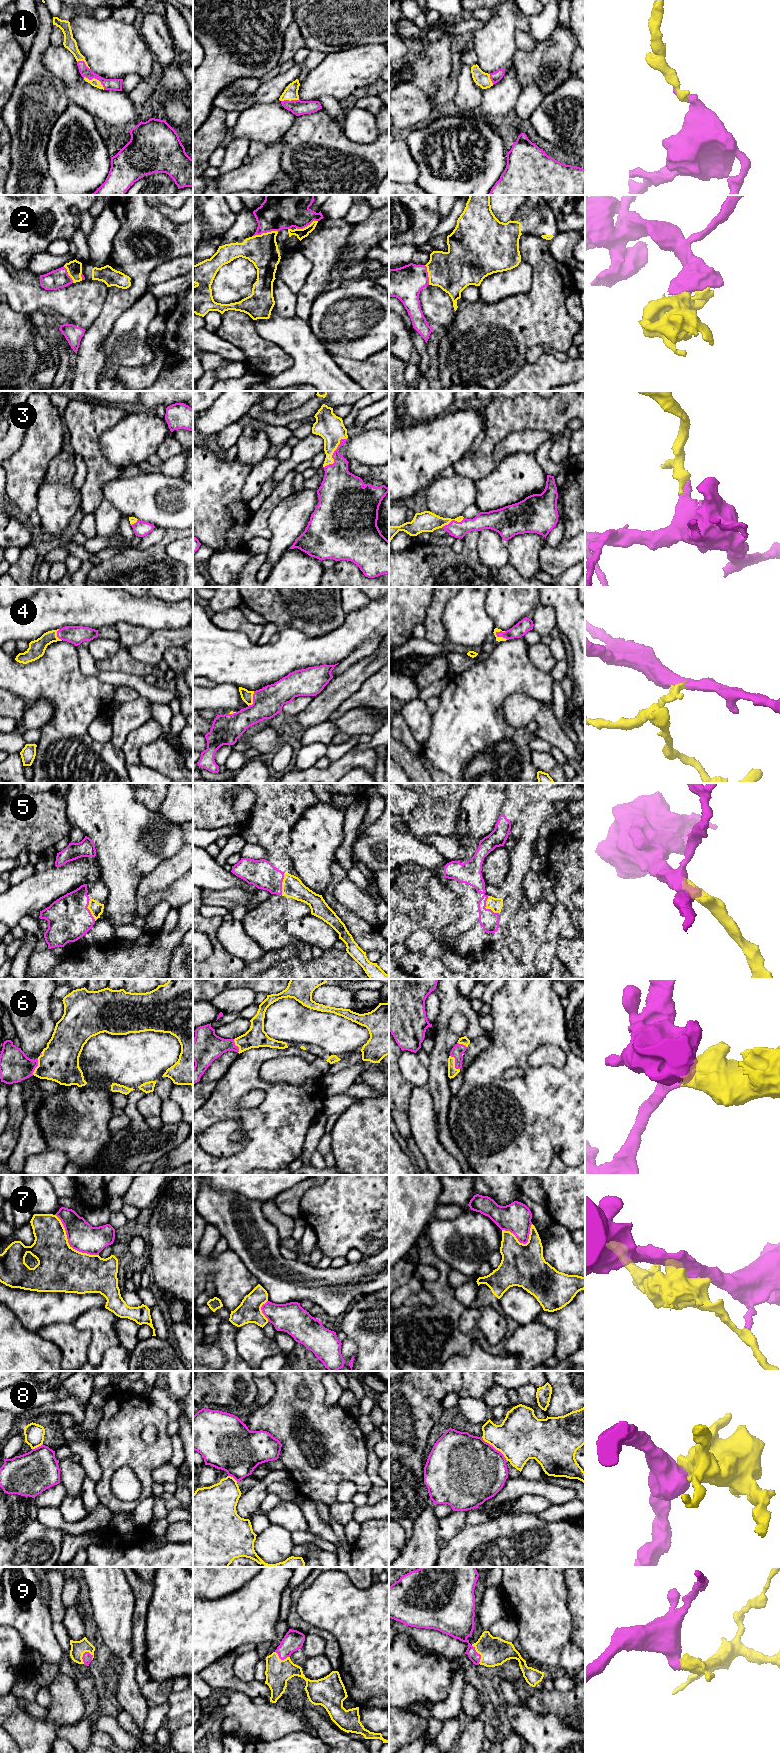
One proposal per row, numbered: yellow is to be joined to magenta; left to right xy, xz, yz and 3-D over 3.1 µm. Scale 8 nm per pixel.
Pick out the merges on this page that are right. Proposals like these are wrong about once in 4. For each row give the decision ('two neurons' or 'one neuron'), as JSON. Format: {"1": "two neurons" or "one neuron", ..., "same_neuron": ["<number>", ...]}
{"1": "one neuron", "2": "one neuron", "3": "one neuron", "4": "one neuron", "5": "one neuron", "6": "one neuron", "7": "two neurons", "8": "two neurons", "9": "one neuron", "same_neuron": ["1", "2", "3", "4", "5", "6", "9"]}

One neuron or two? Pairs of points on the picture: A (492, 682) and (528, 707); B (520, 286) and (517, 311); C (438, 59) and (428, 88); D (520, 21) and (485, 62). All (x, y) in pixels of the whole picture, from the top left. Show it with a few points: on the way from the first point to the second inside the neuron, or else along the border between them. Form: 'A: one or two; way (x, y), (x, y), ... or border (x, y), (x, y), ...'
A: two; border (533, 698), (511, 694), (503, 703), (504, 718)
B: two; border (533, 275), (526, 292), (497, 302)
C: one; way (433, 66), (429, 72), (428, 81)
D: one; way (510, 30), (495, 45), (493, 52)

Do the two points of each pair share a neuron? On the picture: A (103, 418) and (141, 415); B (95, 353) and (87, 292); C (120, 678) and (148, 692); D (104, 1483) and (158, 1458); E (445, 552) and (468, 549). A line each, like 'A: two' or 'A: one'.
A: two
B: two
C: one
D: one
E: one

